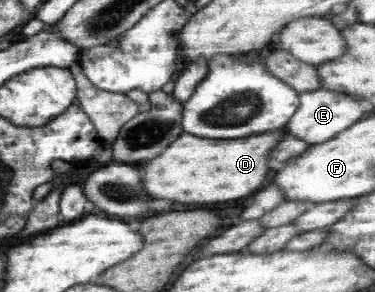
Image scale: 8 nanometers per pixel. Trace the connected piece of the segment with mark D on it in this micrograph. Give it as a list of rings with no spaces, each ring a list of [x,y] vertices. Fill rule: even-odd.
[[[284,131],[264,133],[248,139],[200,139],[182,133],[160,157],[140,165],[144,187],[152,199],[170,199],[178,203],[224,203],[258,191],[268,175],[266,155],[274,149]]]

